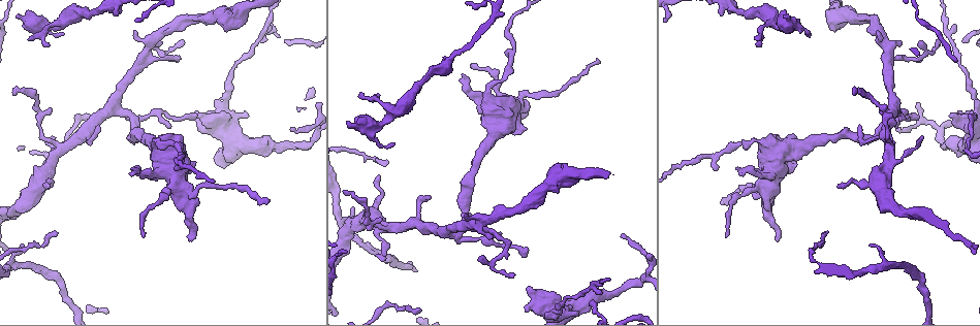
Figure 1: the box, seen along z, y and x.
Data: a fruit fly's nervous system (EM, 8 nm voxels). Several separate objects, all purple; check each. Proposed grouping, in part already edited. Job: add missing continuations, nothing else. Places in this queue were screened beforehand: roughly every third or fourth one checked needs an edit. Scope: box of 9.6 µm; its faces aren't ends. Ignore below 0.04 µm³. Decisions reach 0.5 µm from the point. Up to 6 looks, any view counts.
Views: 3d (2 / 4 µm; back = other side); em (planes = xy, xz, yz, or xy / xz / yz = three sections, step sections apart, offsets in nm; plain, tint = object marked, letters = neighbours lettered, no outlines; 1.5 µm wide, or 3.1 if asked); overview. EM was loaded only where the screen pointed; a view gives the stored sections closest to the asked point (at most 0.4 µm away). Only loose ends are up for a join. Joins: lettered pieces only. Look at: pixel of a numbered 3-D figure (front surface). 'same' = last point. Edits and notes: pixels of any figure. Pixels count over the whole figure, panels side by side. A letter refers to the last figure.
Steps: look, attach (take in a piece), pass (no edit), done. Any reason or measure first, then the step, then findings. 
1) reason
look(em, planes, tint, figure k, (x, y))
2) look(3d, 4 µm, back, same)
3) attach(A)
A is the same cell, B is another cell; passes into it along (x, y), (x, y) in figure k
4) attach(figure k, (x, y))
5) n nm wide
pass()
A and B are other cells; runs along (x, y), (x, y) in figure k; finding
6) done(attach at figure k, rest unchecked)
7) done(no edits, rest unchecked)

tapers out
look(3d, 2 µm, figure 1, (28, 39))

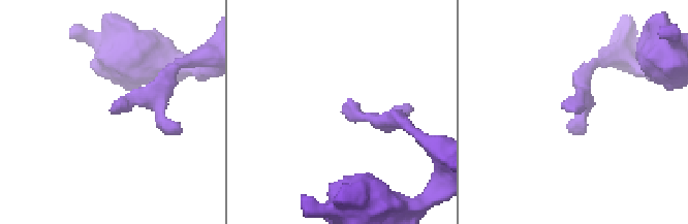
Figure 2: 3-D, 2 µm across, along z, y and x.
shape alone is not enough
look(em, planes, letters, figure 2, (343, 106))

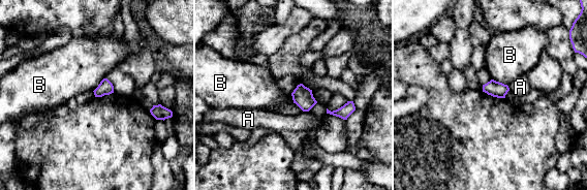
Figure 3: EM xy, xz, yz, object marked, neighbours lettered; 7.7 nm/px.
110 nm wide
pass()
A and B are other cells; border along (491, 78), (507, 86) in figure 3; no lettered piece goes on from it

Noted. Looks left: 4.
tapers out
look(em, planes, letters, figure 1, (50, 187))

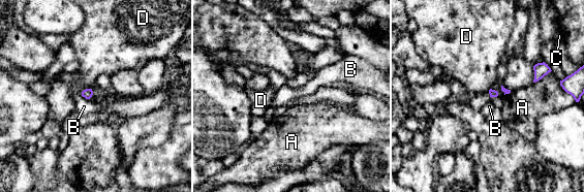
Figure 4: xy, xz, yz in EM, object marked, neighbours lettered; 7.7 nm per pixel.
pass()
A, B, C and D are other cells; no lettered piece goes on from it

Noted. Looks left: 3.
branch stops here
look(em, planes, plain, figure 1, (792, 162))

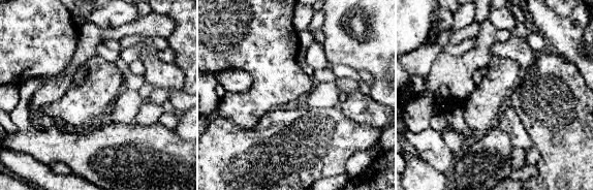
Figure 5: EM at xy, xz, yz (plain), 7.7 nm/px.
look(em, planes, letters, same)

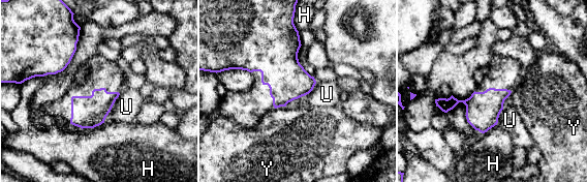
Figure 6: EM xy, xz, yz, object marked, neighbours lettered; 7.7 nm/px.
pass()
H, U and Y are other cells; border along (285, 105), (275, 109) in figure 6; none of them fits

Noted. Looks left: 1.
done(no edits, rest unchecked)

